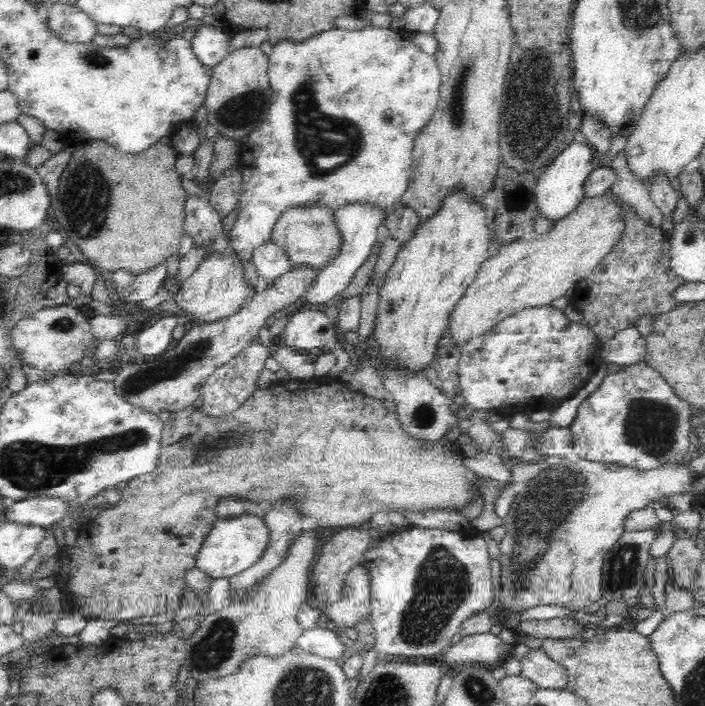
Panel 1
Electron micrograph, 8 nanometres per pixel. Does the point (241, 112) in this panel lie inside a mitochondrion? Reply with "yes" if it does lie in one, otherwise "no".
yes

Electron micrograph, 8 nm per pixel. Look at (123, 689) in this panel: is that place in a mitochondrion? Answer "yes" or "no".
no

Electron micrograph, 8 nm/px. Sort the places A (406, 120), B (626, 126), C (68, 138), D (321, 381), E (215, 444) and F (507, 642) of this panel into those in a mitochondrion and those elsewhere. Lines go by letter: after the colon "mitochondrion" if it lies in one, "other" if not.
A: other
B: other
C: other
D: other
E: mitochondrion
F: other

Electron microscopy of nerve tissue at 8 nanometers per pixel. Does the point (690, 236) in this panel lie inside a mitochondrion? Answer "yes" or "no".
yes

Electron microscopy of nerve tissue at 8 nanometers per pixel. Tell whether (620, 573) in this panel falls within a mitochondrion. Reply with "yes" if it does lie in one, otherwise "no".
yes

